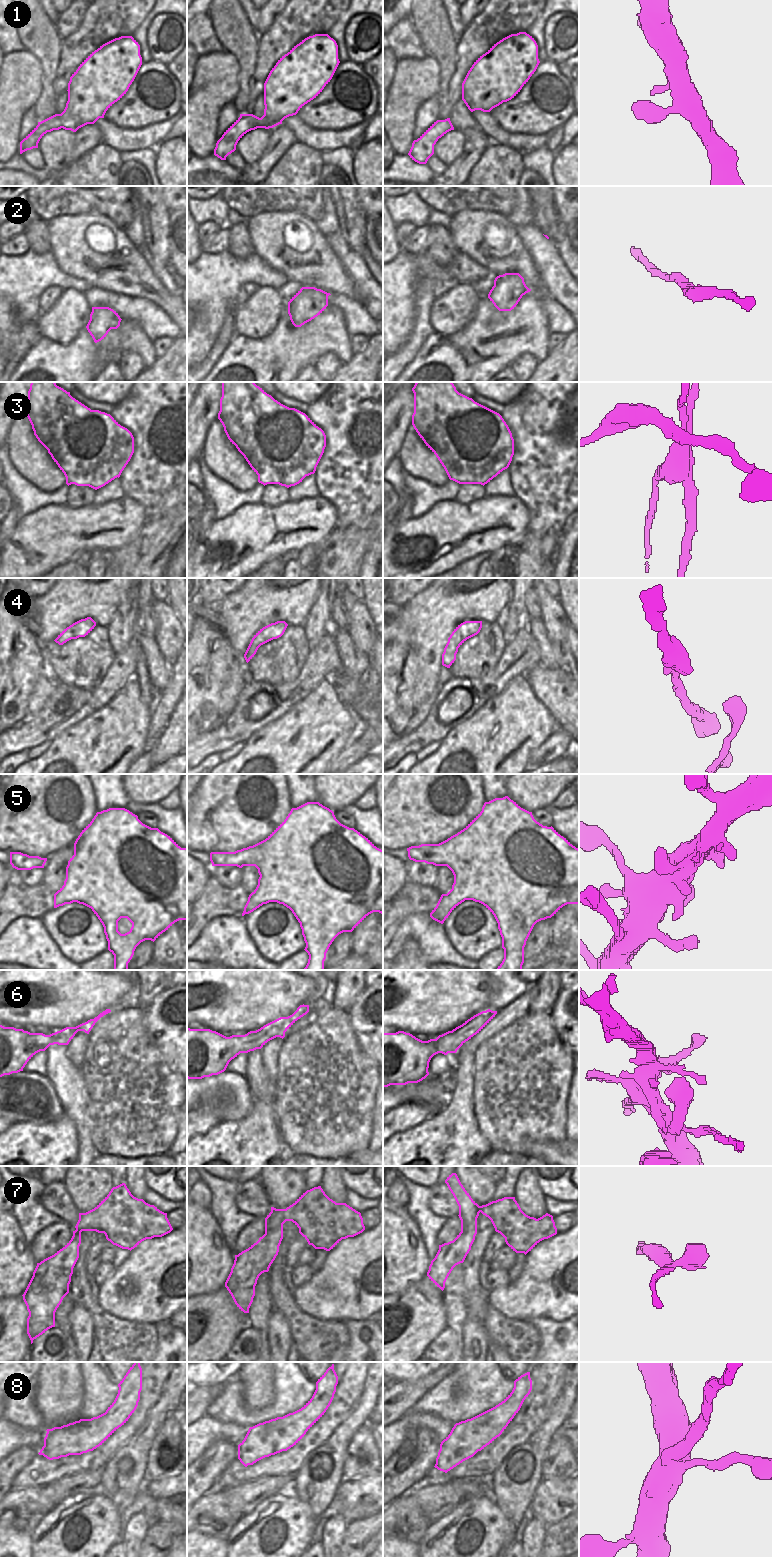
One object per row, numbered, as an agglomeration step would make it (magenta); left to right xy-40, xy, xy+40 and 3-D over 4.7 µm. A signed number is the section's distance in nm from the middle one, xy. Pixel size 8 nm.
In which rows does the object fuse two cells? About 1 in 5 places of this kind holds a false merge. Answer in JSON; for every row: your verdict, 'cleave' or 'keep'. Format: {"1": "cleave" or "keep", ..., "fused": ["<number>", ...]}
{"1": "keep", "2": "keep", "3": "cleave", "4": "keep", "5": "keep", "6": "keep", "7": "keep", "8": "cleave", "fused": ["3", "8"]}

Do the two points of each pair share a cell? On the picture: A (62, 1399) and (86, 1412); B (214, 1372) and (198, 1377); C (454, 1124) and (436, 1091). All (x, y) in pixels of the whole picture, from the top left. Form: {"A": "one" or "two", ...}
{"A": "two", "B": "one", "C": "two"}

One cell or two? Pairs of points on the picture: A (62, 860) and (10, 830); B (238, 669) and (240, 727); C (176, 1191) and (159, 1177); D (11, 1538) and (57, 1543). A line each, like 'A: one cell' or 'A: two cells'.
A: two cells
B: two cells
C: one cell
D: two cells

